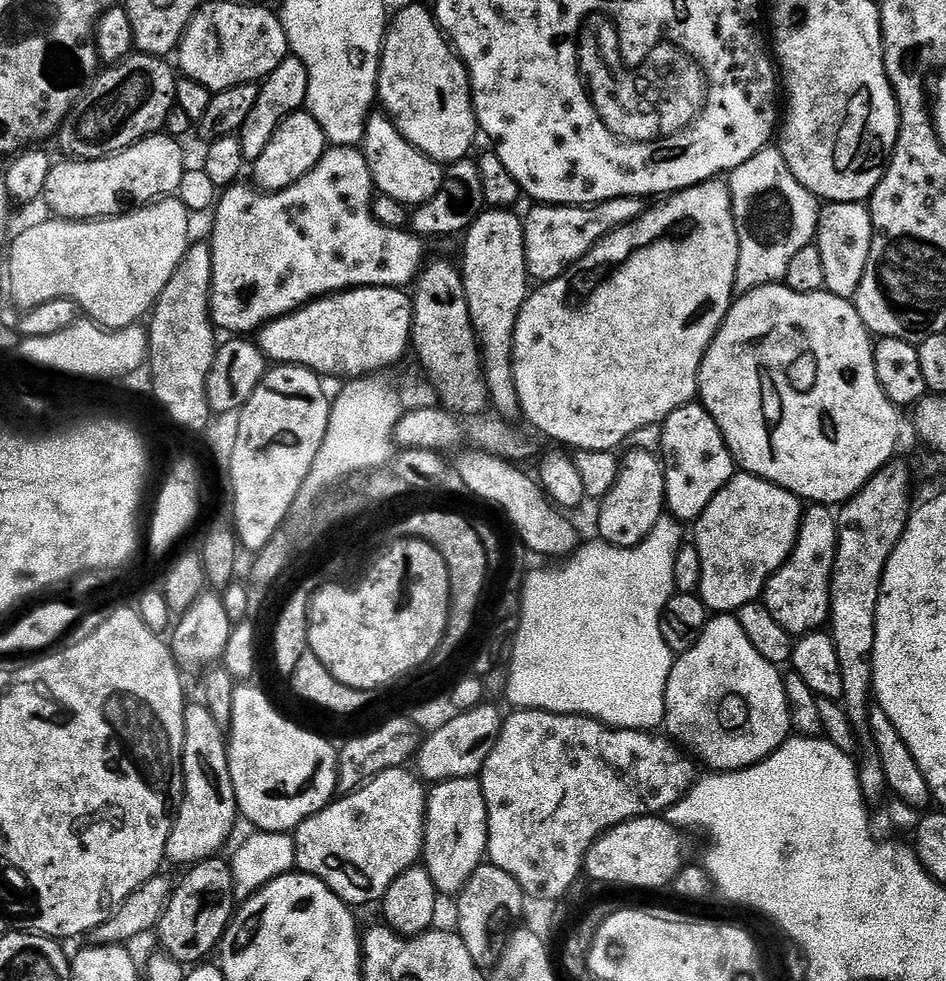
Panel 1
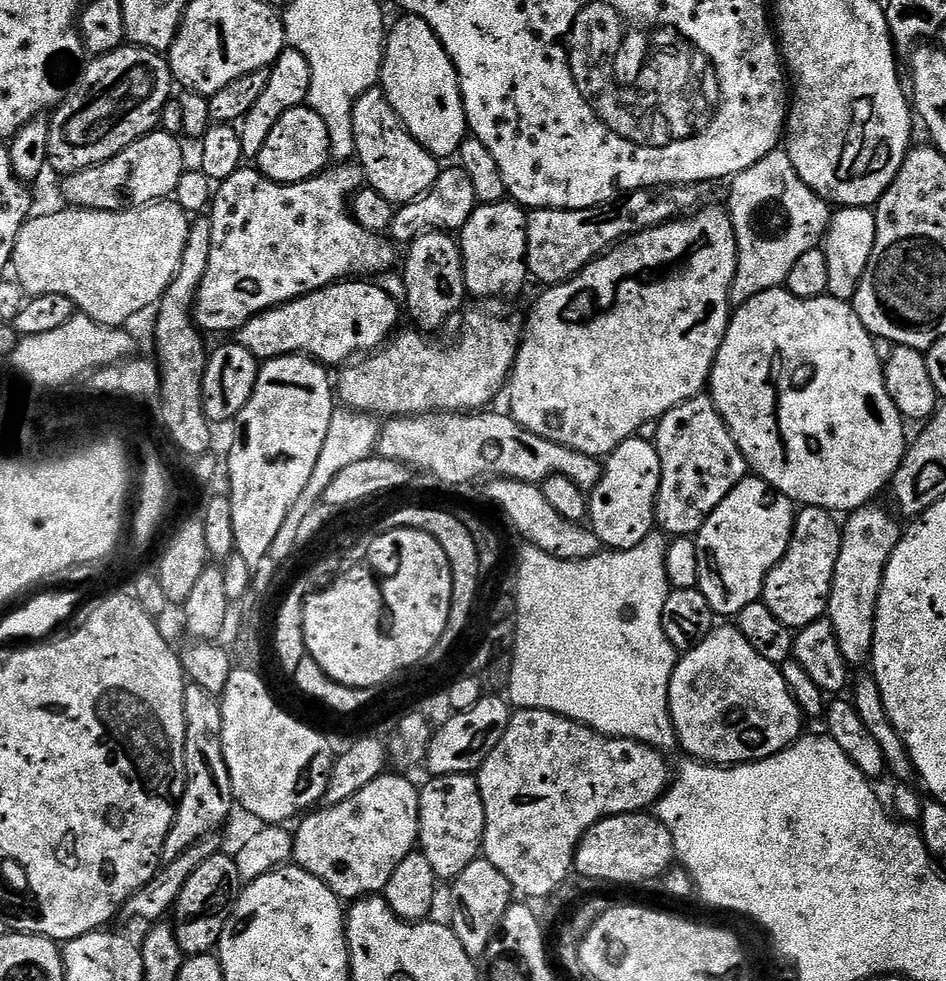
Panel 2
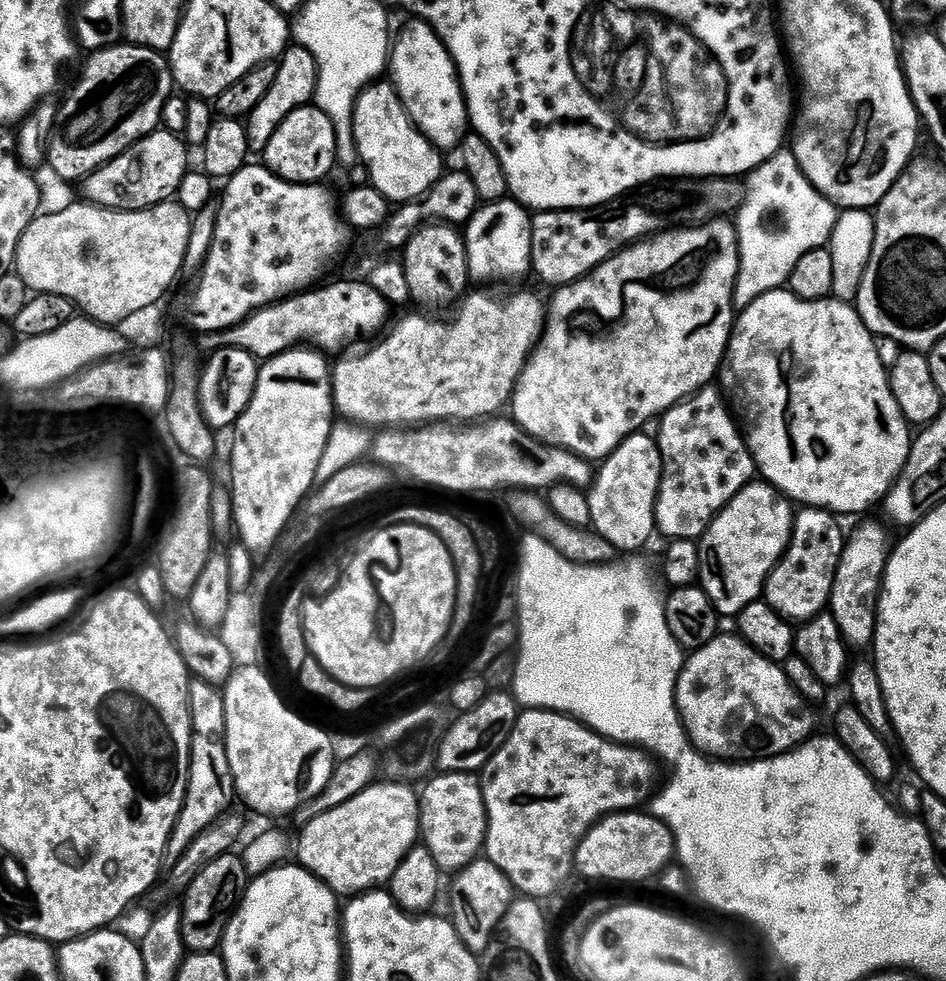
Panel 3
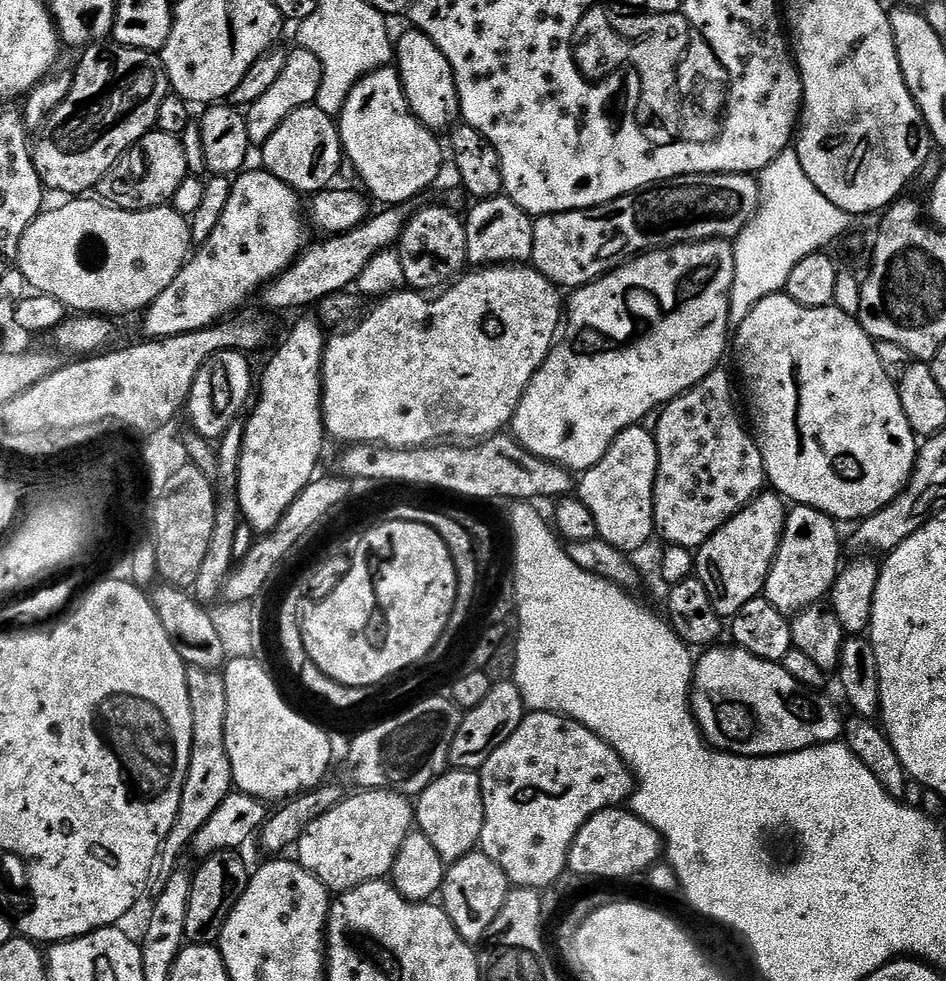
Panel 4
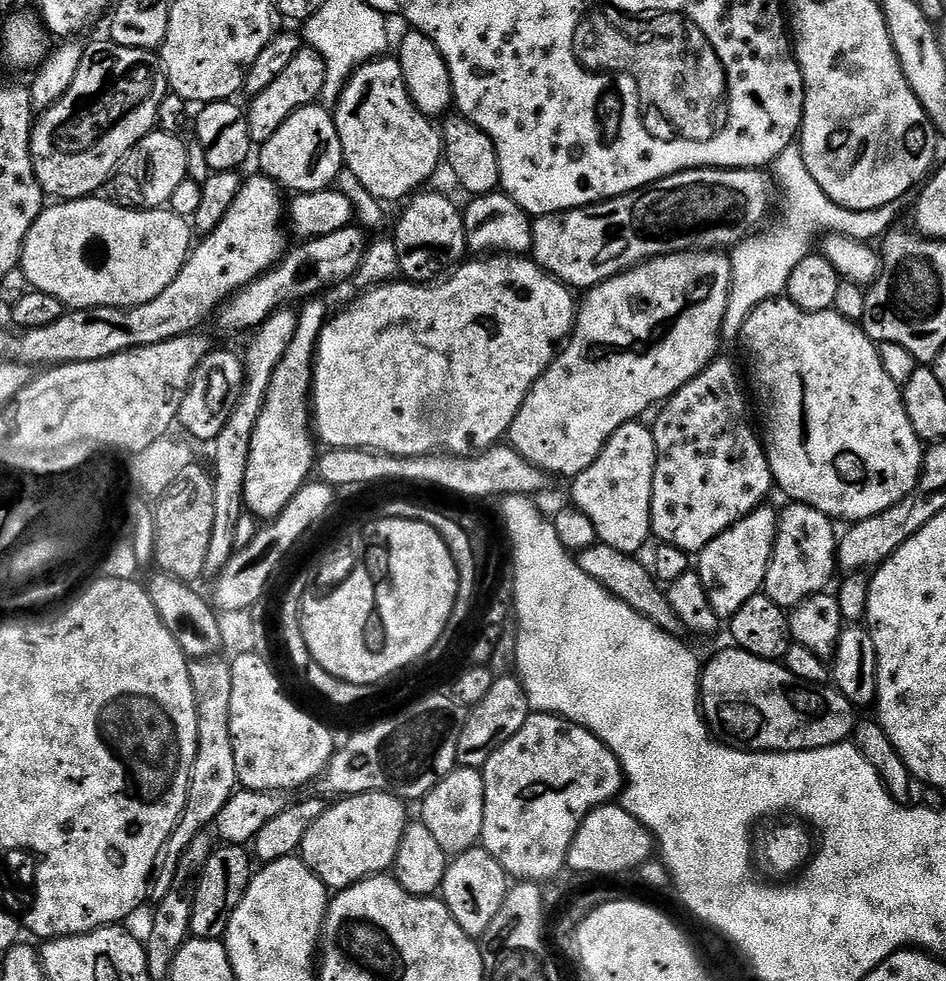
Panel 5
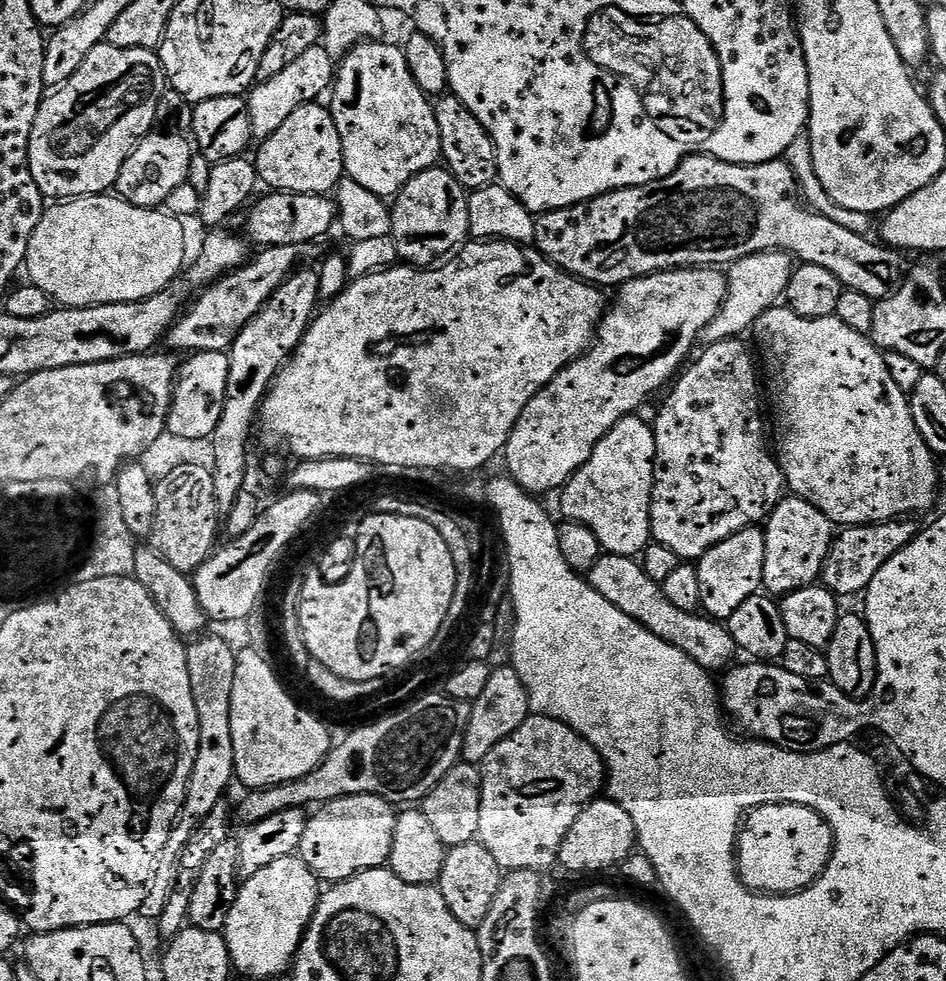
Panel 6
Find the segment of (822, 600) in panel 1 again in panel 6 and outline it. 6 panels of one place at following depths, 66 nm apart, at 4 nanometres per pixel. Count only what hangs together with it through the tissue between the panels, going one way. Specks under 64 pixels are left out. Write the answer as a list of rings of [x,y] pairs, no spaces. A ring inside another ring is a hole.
[[[785,495],[773,512],[768,514],[763,534],[766,542],[766,562],[762,566],[764,579],[762,588],[767,595],[773,598],[783,598],[794,590],[813,587],[821,579],[824,563],[834,539],[834,525],[826,518],[826,514],[822,514],[822,510],[818,510],[800,496]]]

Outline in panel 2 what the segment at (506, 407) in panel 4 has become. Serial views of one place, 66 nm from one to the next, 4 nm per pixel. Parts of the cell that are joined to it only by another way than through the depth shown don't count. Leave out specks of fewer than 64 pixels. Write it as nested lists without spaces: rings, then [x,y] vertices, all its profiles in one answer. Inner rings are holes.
[[[472,312],[464,320],[460,341],[449,348],[428,344],[427,335],[415,331],[401,331],[391,343],[369,355],[365,364],[353,363],[341,371],[345,372],[340,376],[338,396],[349,409],[380,418],[418,416],[422,412],[472,414],[487,409],[503,388],[505,391],[520,350],[521,325],[519,328],[514,321],[488,312]]]

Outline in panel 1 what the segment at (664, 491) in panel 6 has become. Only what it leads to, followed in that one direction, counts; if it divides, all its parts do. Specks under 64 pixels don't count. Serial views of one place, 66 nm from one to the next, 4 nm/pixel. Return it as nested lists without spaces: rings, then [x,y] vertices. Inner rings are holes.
[[[699,402],[684,404],[664,419],[659,459],[664,465],[664,503],[677,521],[695,522],[710,506],[714,494],[722,490],[737,475],[738,465],[726,446],[718,422],[710,418]]]

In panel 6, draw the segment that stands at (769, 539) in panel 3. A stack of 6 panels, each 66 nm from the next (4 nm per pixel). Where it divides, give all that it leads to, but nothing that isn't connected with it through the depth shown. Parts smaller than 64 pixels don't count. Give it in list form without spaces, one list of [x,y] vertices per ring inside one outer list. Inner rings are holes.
[[[753,526],[718,542],[696,564],[698,586],[702,589],[702,608],[711,619],[726,622],[746,598],[761,591],[764,579],[762,566],[766,562],[766,542],[763,531]]]

